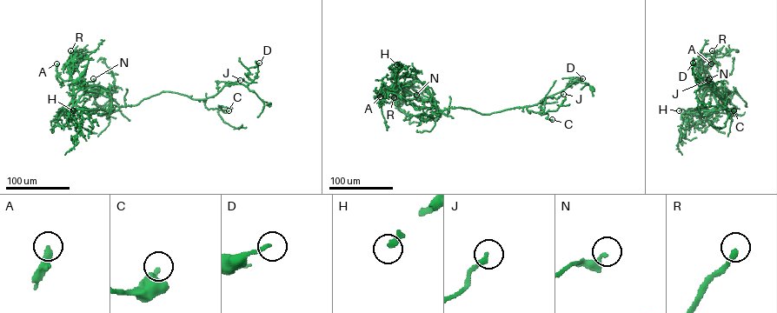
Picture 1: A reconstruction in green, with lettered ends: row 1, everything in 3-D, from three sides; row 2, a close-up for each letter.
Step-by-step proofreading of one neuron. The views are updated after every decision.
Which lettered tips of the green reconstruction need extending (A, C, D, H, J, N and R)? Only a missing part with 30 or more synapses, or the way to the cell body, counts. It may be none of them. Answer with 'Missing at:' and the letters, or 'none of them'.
Missing at: A, H

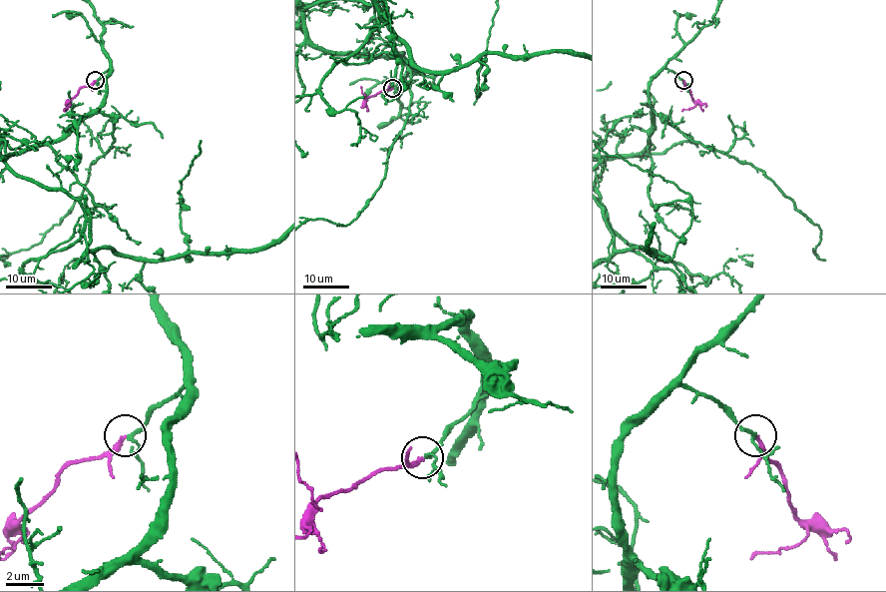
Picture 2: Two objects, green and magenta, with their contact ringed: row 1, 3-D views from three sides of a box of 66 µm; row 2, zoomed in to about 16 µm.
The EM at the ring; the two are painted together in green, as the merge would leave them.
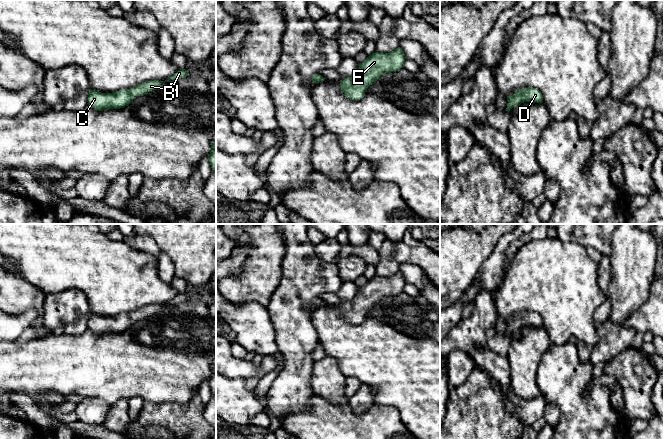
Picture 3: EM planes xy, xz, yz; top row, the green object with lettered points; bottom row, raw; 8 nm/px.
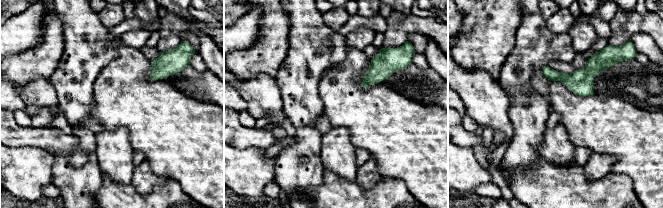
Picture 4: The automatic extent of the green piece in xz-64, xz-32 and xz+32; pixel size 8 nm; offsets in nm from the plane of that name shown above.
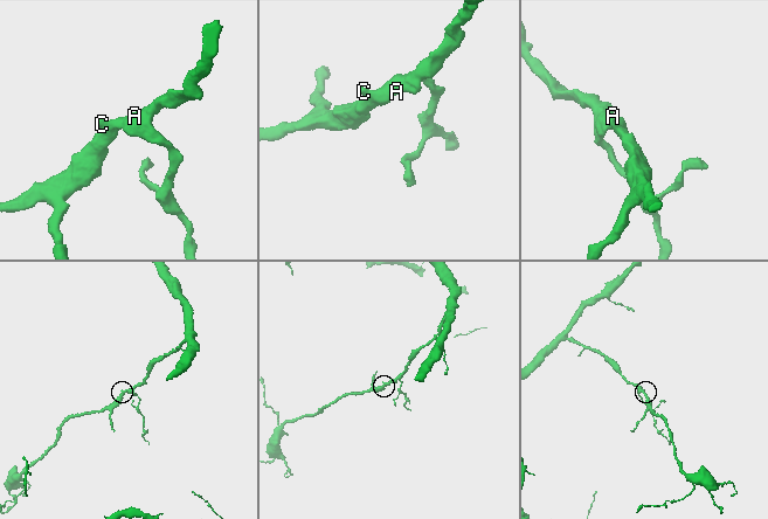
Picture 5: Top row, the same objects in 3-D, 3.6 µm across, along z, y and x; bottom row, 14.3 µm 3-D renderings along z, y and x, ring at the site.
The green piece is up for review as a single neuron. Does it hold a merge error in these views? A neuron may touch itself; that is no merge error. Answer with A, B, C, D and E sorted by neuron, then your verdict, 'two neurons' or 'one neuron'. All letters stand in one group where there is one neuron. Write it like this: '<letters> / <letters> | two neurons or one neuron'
A B C D E | one neuron

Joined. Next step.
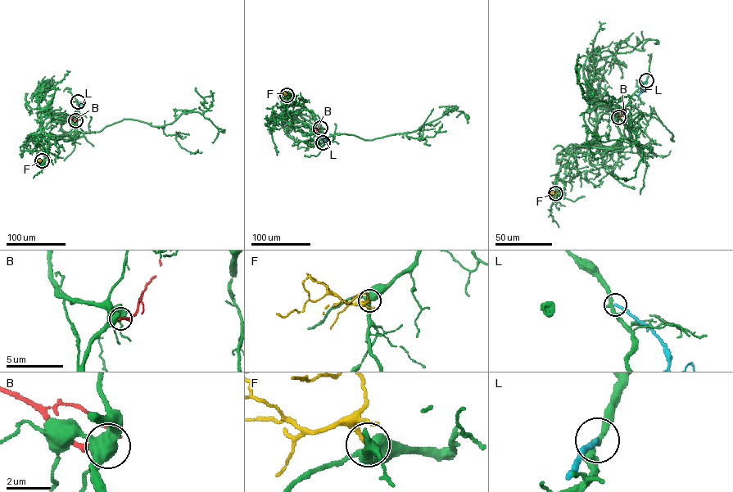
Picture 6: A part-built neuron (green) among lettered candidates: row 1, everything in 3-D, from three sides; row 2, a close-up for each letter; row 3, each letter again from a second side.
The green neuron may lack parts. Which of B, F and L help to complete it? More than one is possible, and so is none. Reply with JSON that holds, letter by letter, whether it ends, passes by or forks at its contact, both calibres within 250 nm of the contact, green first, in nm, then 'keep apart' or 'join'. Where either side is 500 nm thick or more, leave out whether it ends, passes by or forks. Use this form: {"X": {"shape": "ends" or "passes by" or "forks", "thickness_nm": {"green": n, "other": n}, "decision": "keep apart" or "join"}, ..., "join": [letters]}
{"B": {"shape": "ends", "thickness_nm": {"green": 400, "other": 200}, "decision": "keep apart"}, "F": {"shape": "ends", "thickness_nm": {"green": 480, "other": 190}, "decision": "keep apart"}, "L": {"shape": "ends", "thickness_nm": {"green": 320, "other": 240}, "decision": "keep apart"}, "join": []}

